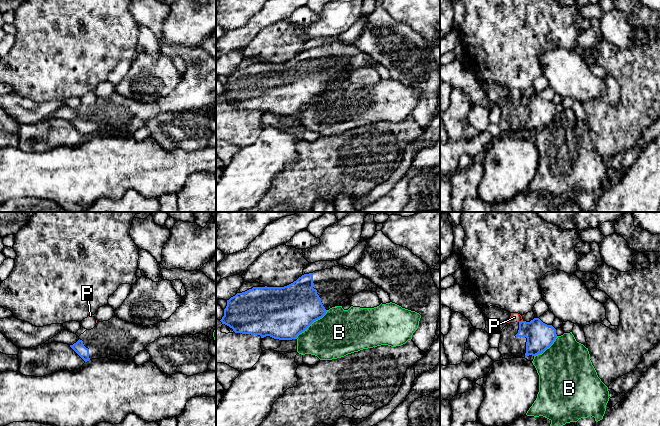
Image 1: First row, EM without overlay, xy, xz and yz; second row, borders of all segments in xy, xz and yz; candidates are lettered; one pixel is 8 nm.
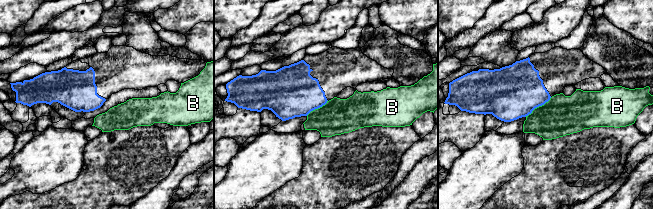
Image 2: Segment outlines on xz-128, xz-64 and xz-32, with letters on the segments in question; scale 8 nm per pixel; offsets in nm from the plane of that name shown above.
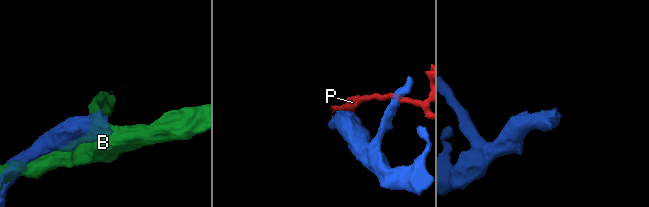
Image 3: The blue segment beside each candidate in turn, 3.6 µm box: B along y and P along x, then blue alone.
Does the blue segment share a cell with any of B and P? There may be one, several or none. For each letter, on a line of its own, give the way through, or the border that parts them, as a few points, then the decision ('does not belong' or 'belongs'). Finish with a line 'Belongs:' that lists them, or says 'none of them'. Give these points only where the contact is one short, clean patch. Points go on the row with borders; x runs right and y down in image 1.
B: does not belong
P: does not belong
Belongs: none of them

